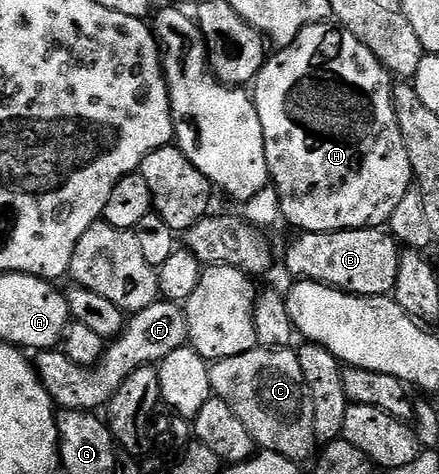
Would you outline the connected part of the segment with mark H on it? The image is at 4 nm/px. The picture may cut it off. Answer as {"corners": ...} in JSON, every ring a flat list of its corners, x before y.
{"corners":[[324,22,304,27,299,33,299,37,295,41,291,41,291,45,280,48,276,53,273,53,277,55,270,54,266,58,263,69,255,80,251,98,254,105,257,106,259,121,263,125,263,141,267,153,269,177,279,197,281,219,284,222,289,222,293,227,298,227,296,229,298,232,323,234,329,231,359,230,364,227,384,228,389,222,391,213,395,213,399,201,403,201,403,197,415,183,411,161,407,157,407,149,403,145,403,133,399,133,399,121,395,117,394,84,391,82,389,72,373,56,371,49,367,49,367,45,363,45,363,41,359,41,352,33,344,29,329,31,329,26,328,22]]}

